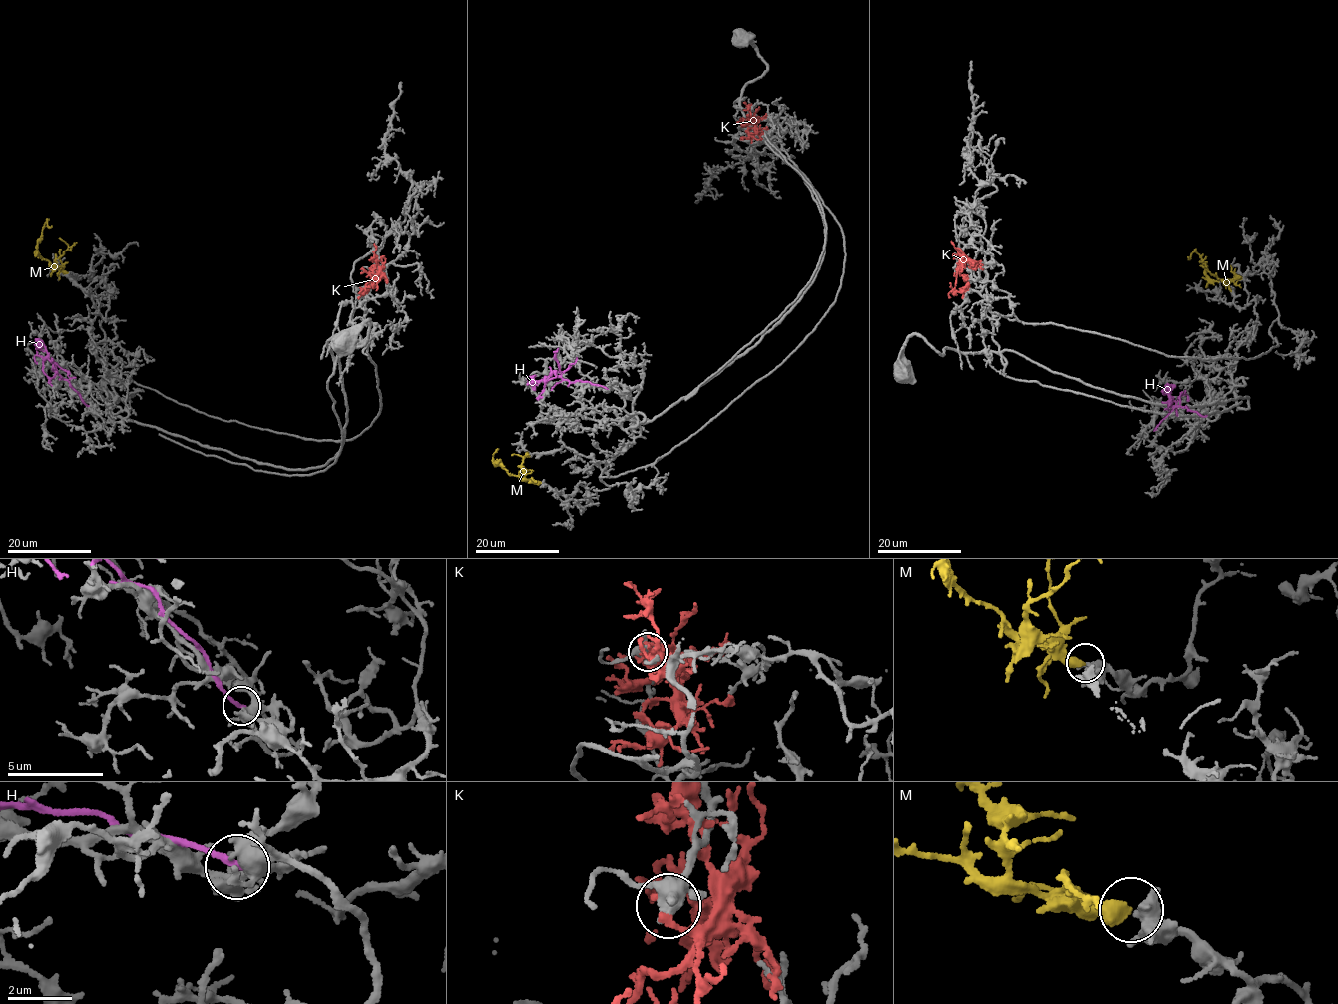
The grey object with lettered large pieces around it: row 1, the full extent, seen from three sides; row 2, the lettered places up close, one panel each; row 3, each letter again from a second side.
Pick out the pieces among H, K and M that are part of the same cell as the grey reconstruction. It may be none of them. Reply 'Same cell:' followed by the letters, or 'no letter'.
Same cell: M

